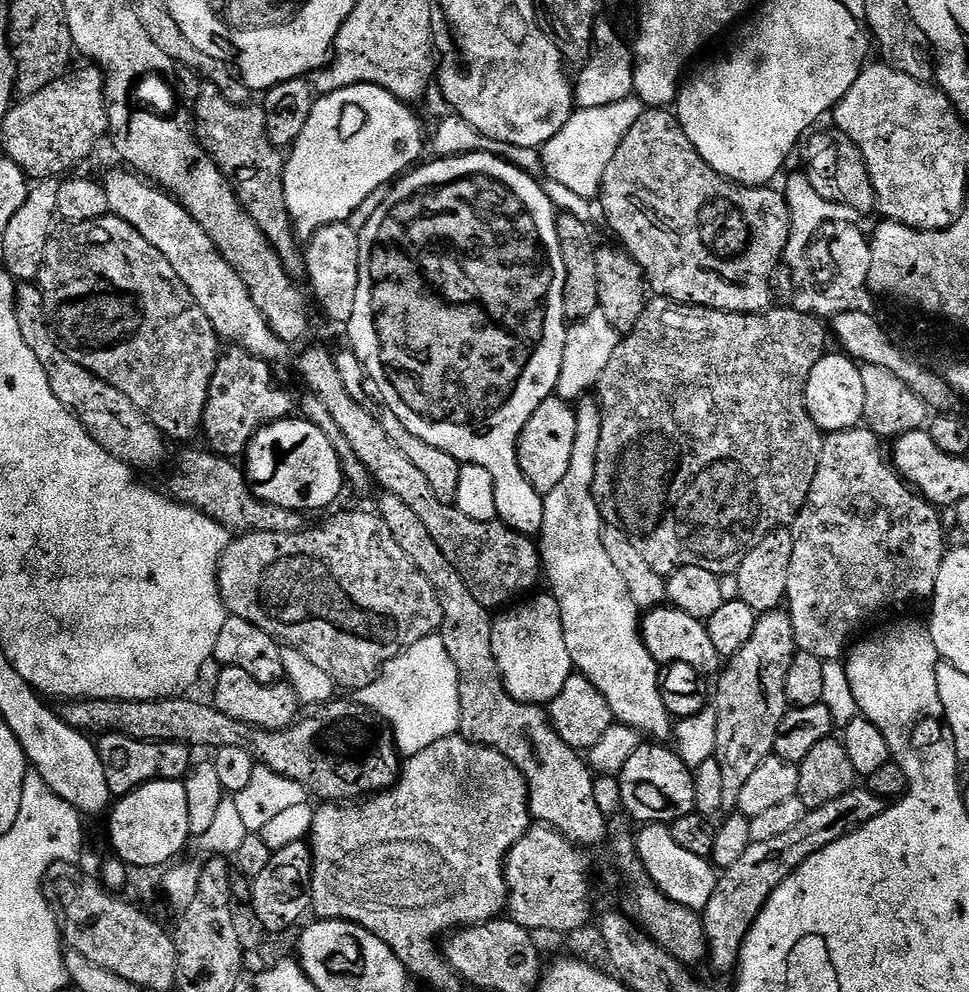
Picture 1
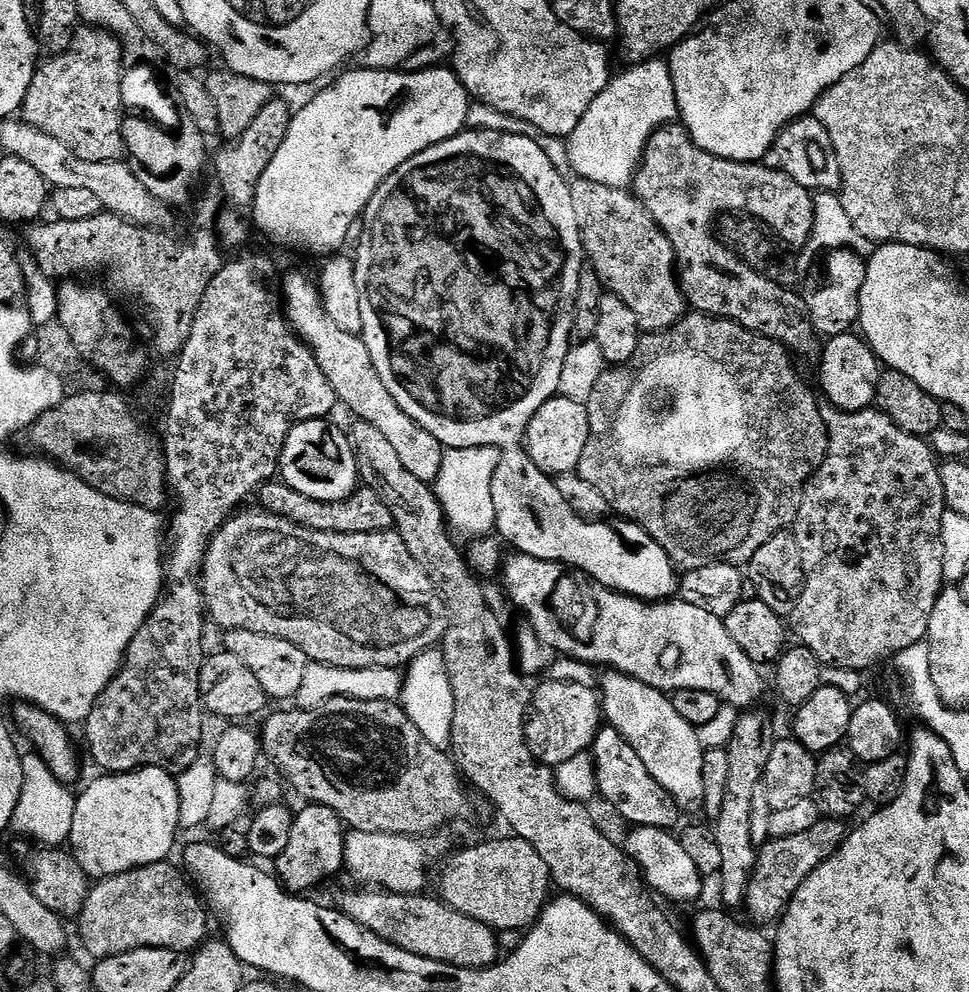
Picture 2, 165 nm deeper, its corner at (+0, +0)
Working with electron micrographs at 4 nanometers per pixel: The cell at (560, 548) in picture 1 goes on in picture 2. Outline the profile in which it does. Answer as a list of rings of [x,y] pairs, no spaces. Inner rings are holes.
[[[611,670],[605,671],[599,677],[598,695],[602,705],[602,716],[607,727],[618,730],[618,734],[622,734],[624,741],[634,746],[634,754],[638,754],[638,758],[642,758],[642,763],[646,765],[646,770],[654,774],[654,782],[658,782],[662,790],[669,792],[676,799],[677,804],[681,806],[699,805],[704,799],[702,790],[704,748],[698,742],[696,729],[690,726],[690,722],[686,722],[686,718],[678,715],[678,710],[674,710],[671,699],[656,688],[646,686],[646,682]]]

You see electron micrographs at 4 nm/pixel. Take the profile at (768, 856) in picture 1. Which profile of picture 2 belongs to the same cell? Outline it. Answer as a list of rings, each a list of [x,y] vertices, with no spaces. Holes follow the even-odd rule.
[[[821,818],[810,826],[810,830],[793,834],[791,838],[769,839],[766,843],[759,845],[756,853],[756,865],[752,871],[750,882],[746,886],[746,894],[742,905],[743,911],[748,911],[747,919],[756,926],[775,925],[780,917],[784,915],[784,909],[792,900],[792,895],[826,862],[831,858],[836,849],[844,842],[850,828],[843,819]]]

